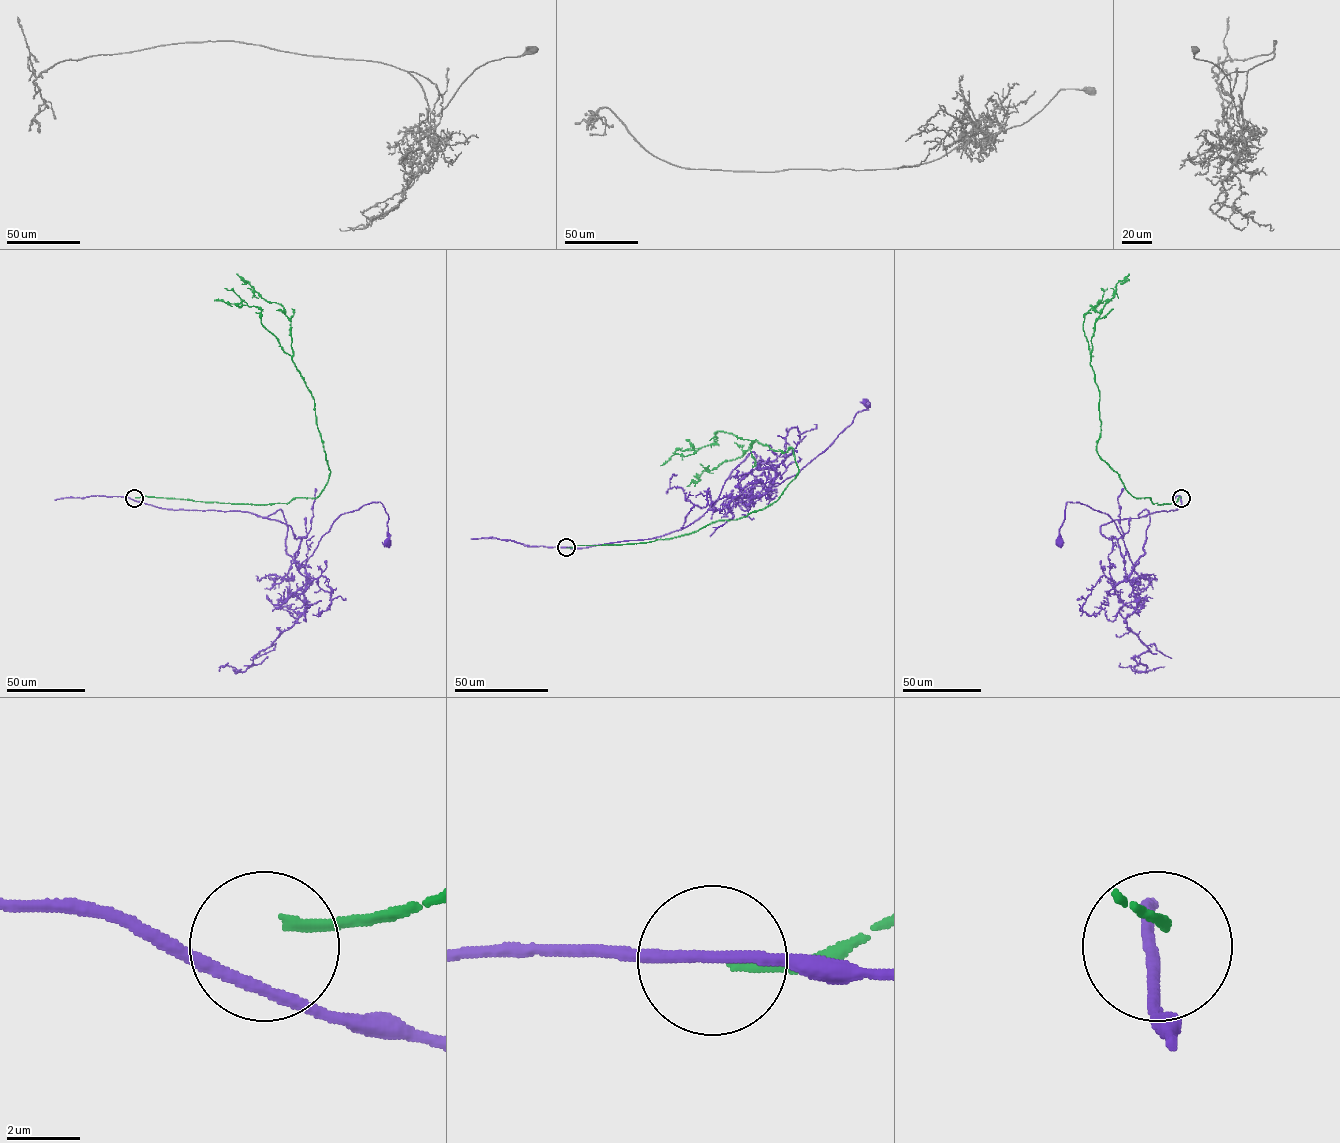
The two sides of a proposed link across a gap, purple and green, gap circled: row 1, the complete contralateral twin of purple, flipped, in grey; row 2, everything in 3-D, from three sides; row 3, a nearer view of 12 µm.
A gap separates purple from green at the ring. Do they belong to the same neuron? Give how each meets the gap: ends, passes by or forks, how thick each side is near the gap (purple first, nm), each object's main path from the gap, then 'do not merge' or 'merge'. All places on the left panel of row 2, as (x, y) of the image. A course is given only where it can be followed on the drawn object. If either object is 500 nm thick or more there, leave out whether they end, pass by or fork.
purple passes by; green ends; calibres 320 and 240 nm; course purple (134, 499), (263, 517), (280, 509), (286, 553), (303, 565), (343, 514), (379, 502), (388, 517), (386, 542); course green (135, 497), (285, 503), (316, 498), (328, 479), (314, 400), (292, 359), (290, 320), (236, 273); do not merge

